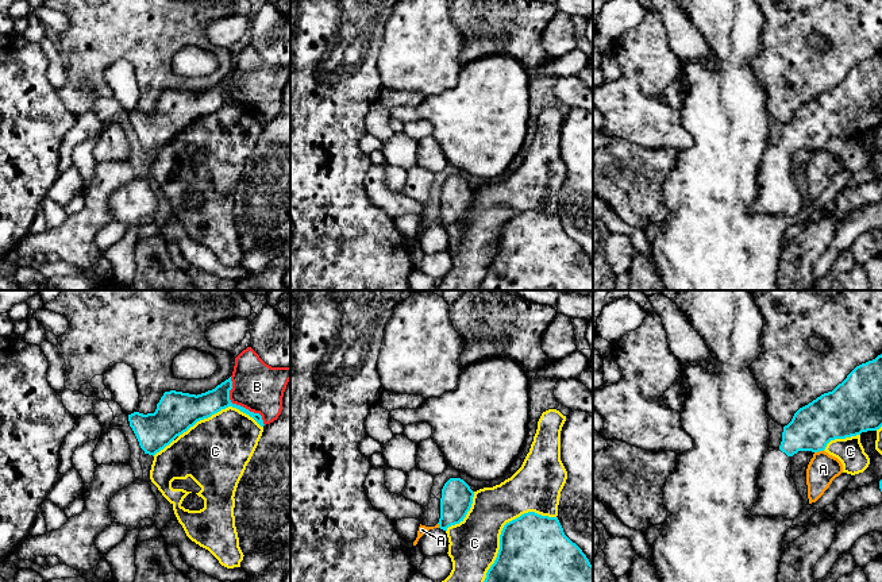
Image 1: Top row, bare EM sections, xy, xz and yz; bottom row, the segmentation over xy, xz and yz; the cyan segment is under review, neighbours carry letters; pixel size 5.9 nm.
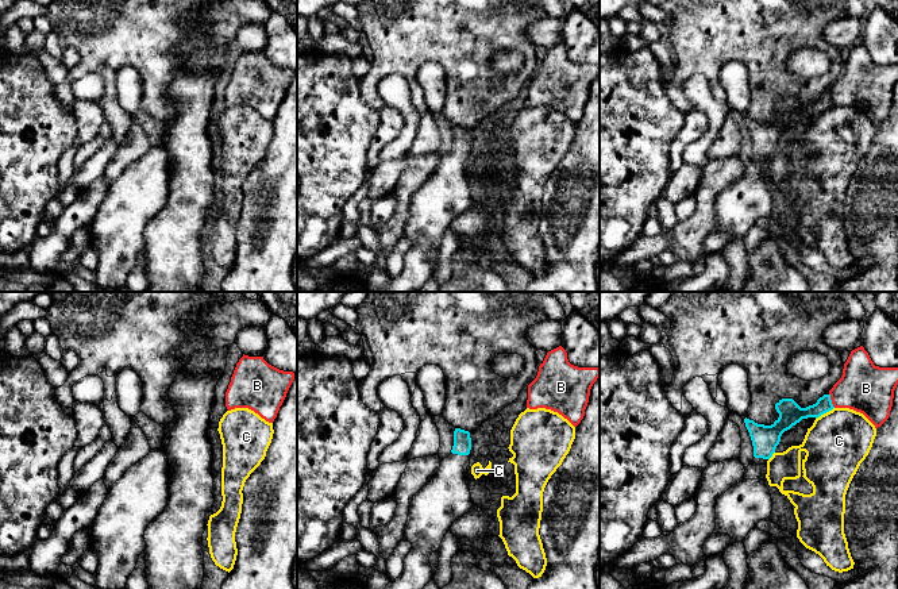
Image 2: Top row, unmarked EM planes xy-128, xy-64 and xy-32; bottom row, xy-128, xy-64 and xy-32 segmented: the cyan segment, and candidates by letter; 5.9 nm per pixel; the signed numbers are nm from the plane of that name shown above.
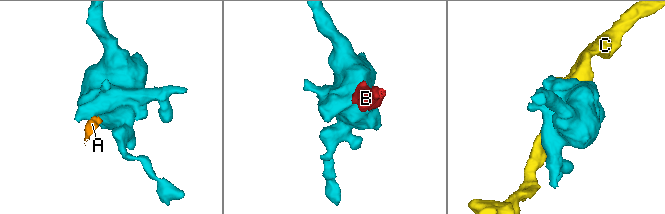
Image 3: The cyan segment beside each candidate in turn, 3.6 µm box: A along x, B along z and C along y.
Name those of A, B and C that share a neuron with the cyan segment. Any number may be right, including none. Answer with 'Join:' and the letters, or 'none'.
Join: none

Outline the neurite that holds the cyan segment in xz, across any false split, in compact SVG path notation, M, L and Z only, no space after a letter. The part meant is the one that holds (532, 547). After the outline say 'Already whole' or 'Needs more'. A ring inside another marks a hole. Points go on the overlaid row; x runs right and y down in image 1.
M528 512L504 525L497 558L484 582L593 582L593 566L565 535L558 517Z. Already whole

